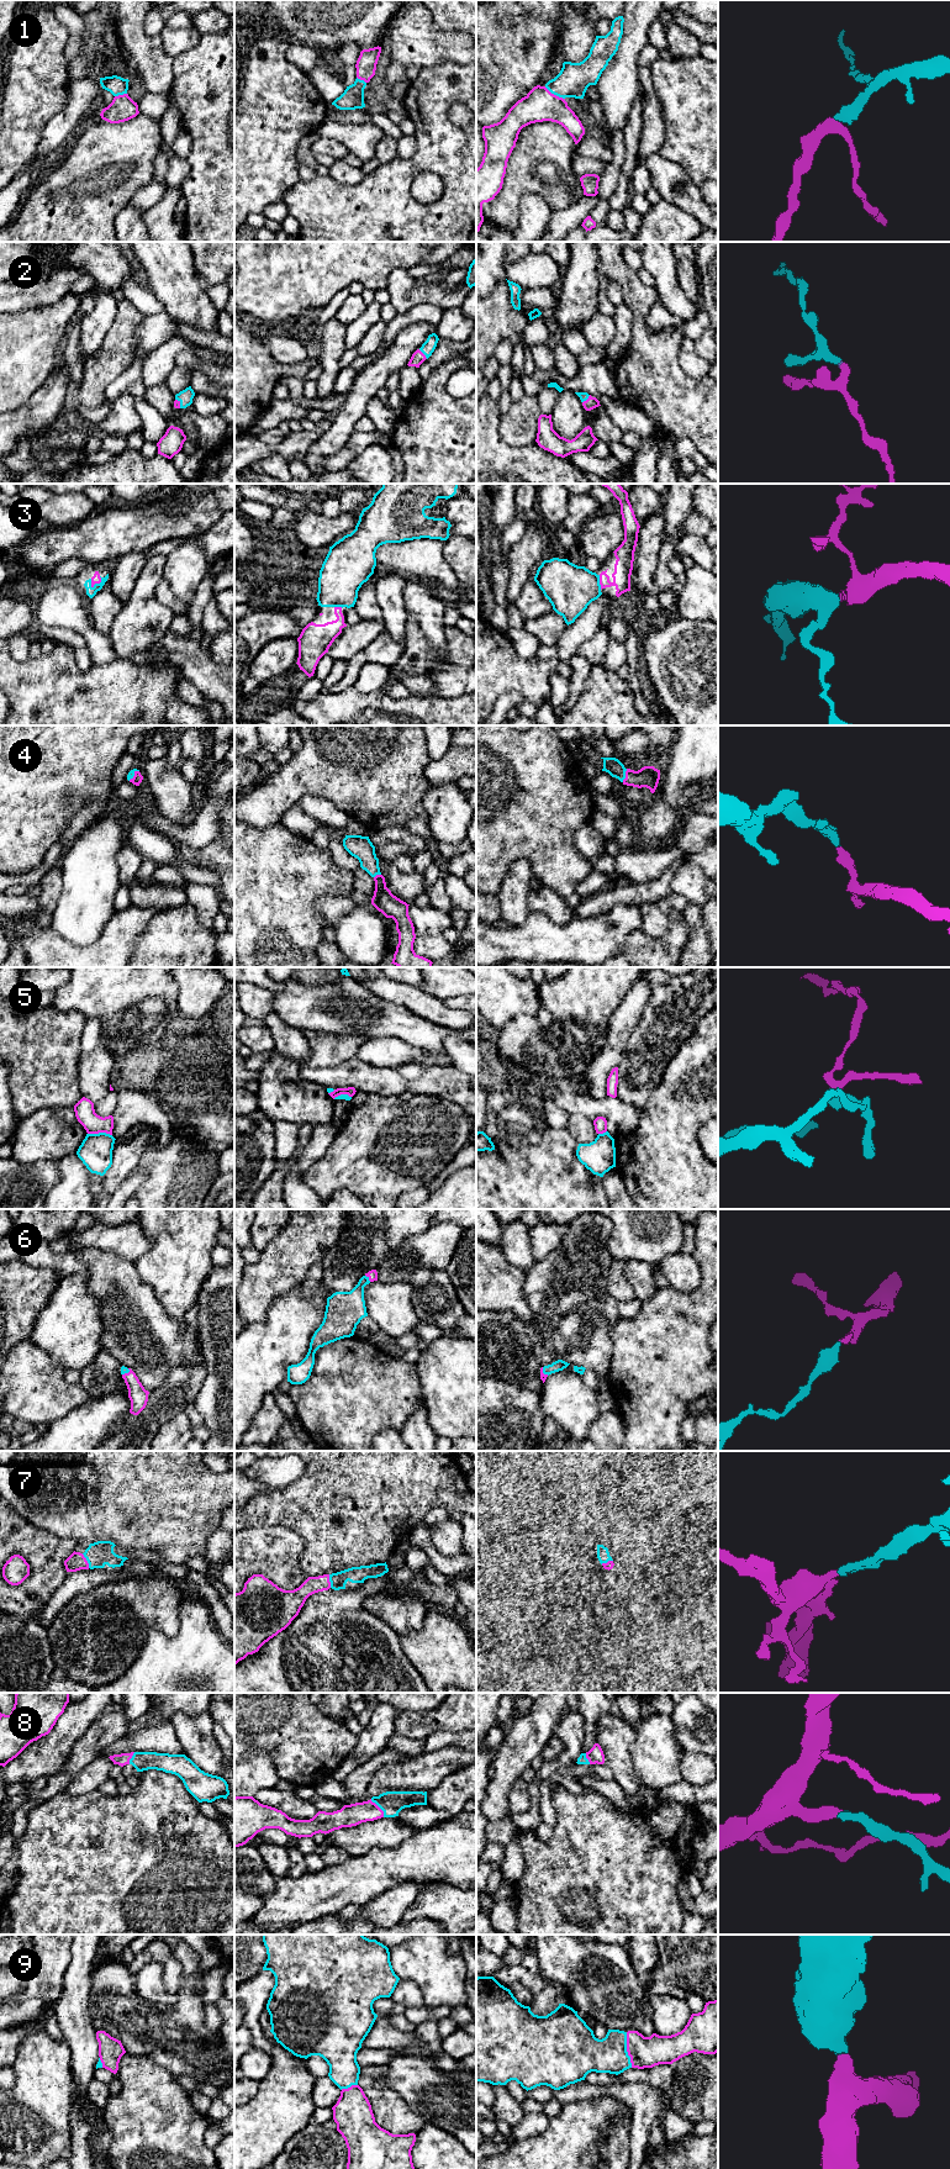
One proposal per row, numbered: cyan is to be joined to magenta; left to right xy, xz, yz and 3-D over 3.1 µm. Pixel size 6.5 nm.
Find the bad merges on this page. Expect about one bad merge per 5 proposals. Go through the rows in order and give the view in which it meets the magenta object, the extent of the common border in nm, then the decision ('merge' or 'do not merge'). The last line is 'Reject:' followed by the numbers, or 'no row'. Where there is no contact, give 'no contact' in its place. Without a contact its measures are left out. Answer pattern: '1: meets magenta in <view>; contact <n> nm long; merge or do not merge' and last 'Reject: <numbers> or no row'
1: meets magenta in yz; contact 160 nm long; merge
2: meets magenta in xz; contact 90 nm long; merge
3: meets magenta in xy; contact 100 nm long; merge
4: meets magenta in yz; contact 90 nm long; merge
5: meets magenta in xy; contact 160 nm long; do not merge
6: meets magenta in xz; contact 60 nm long; merge
7: meets magenta in xy; contact 110 nm long; merge
8: meets magenta in xz; contact 150 nm long; merge
9: meets magenta in yz; contact 240 nm long; merge
Reject: 5

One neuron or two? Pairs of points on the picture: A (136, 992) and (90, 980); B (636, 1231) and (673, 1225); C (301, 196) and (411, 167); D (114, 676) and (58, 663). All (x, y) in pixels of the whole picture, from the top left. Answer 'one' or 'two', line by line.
A: one
B: one
C: one
D: one

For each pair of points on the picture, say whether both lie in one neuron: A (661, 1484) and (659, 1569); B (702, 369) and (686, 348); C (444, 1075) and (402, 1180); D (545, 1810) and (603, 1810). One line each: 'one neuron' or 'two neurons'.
A: two neurons
B: one neuron
C: two neurons
D: two neurons

